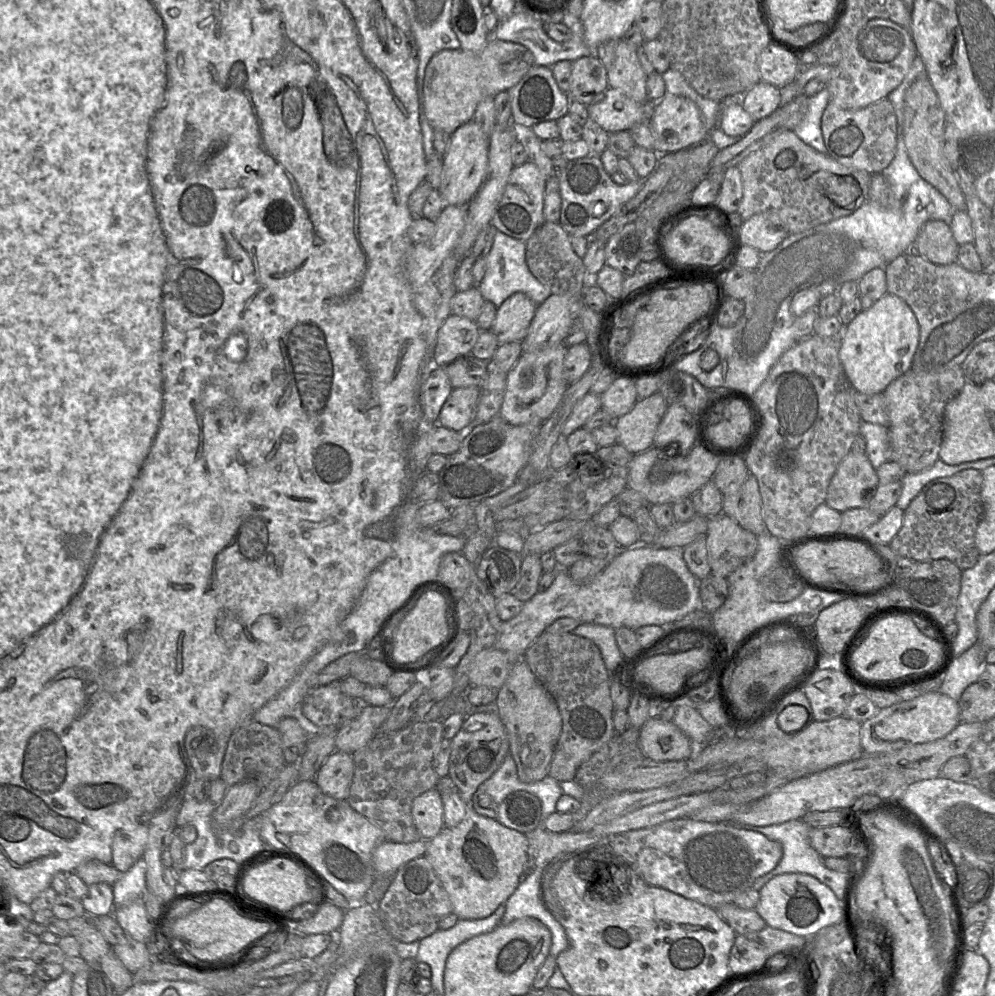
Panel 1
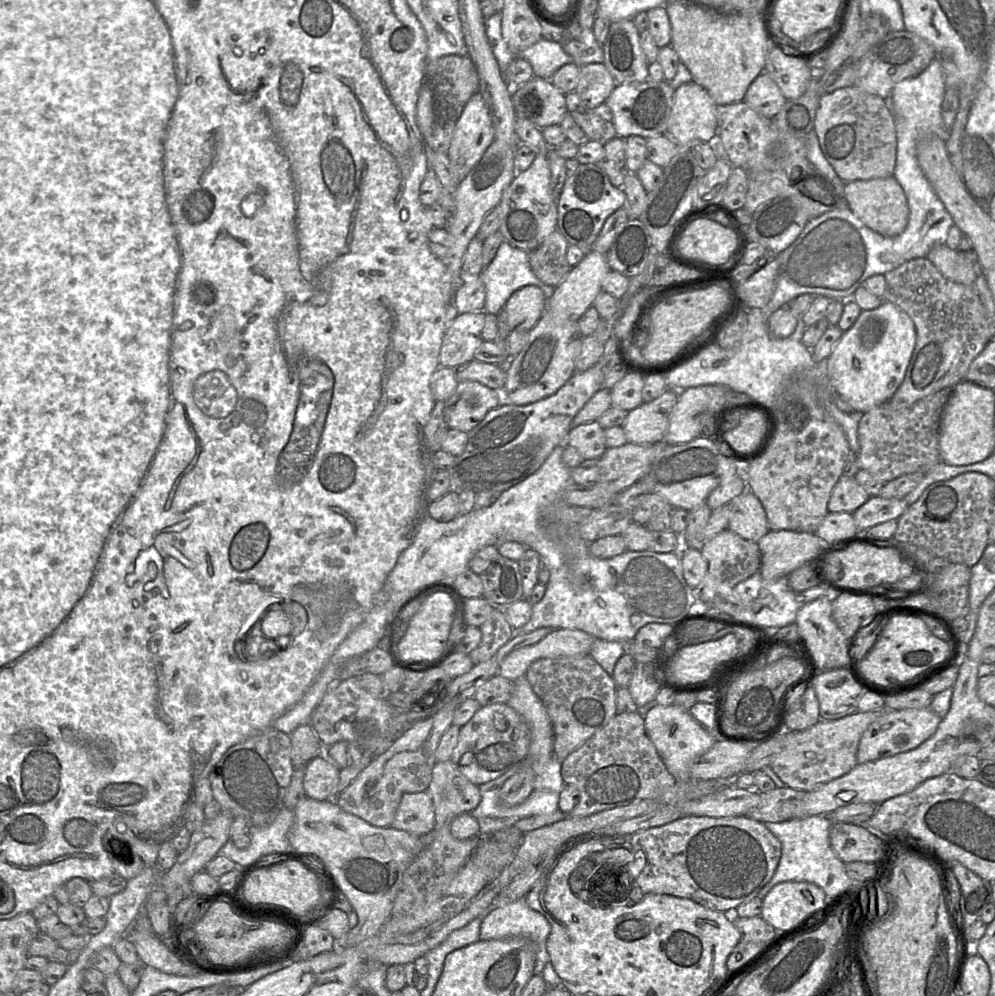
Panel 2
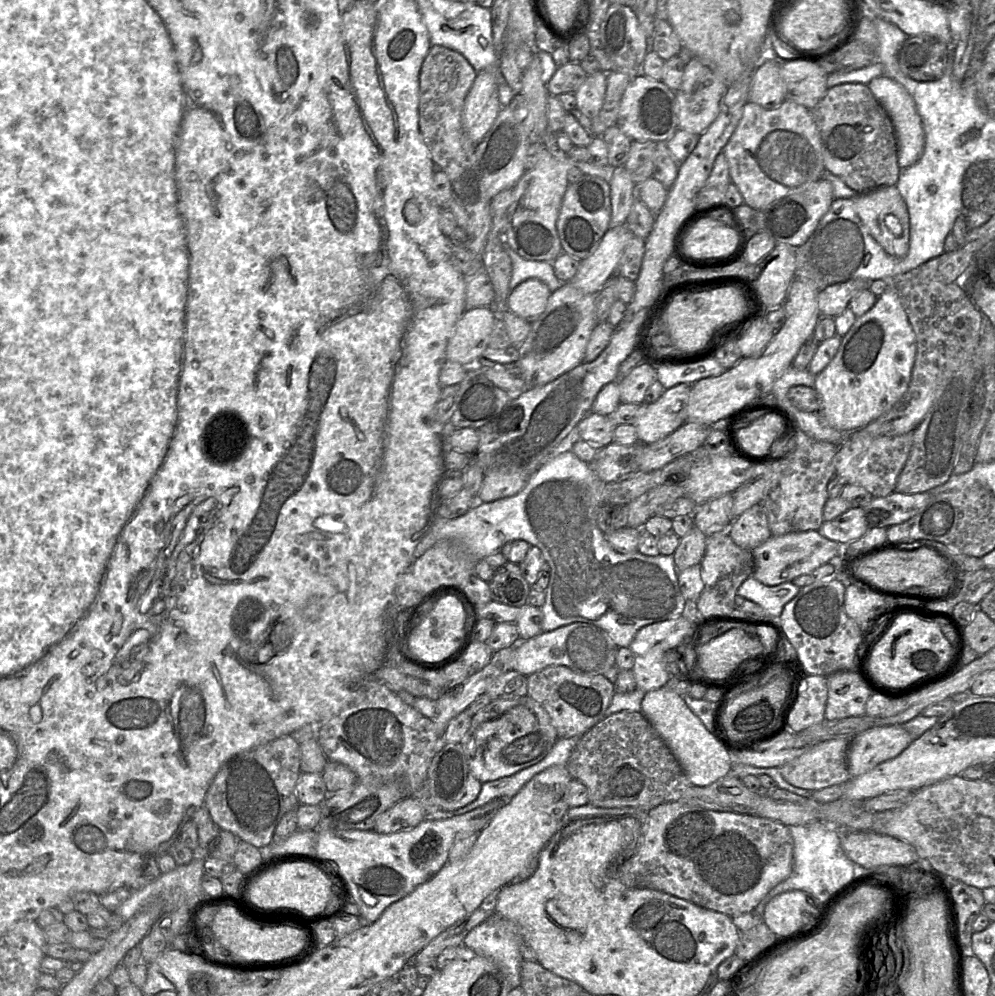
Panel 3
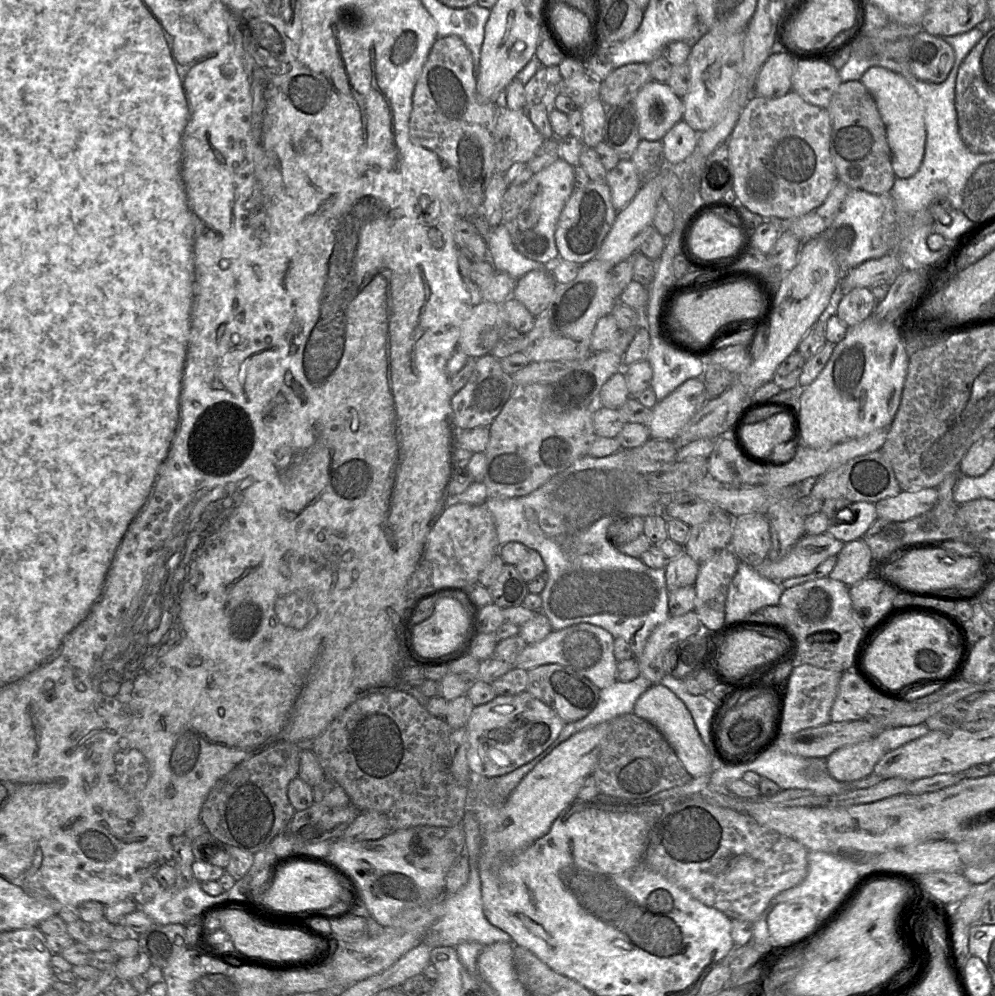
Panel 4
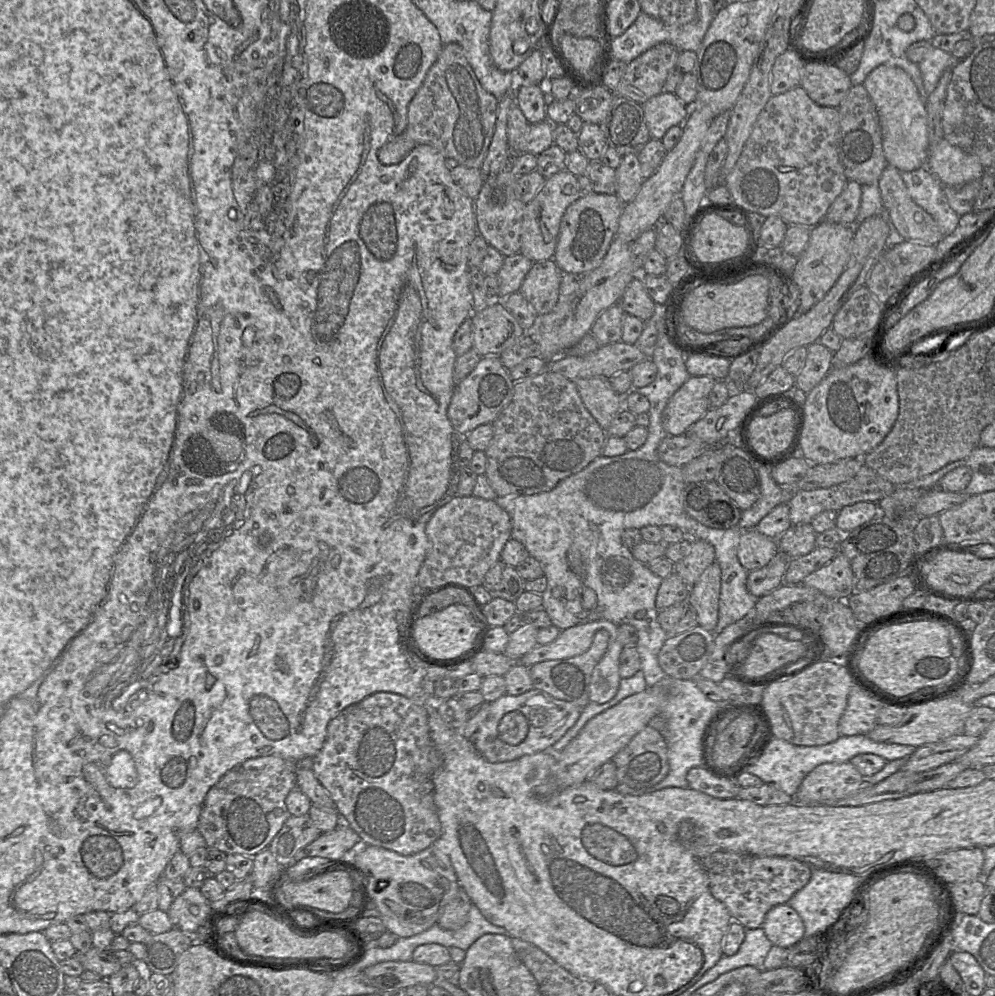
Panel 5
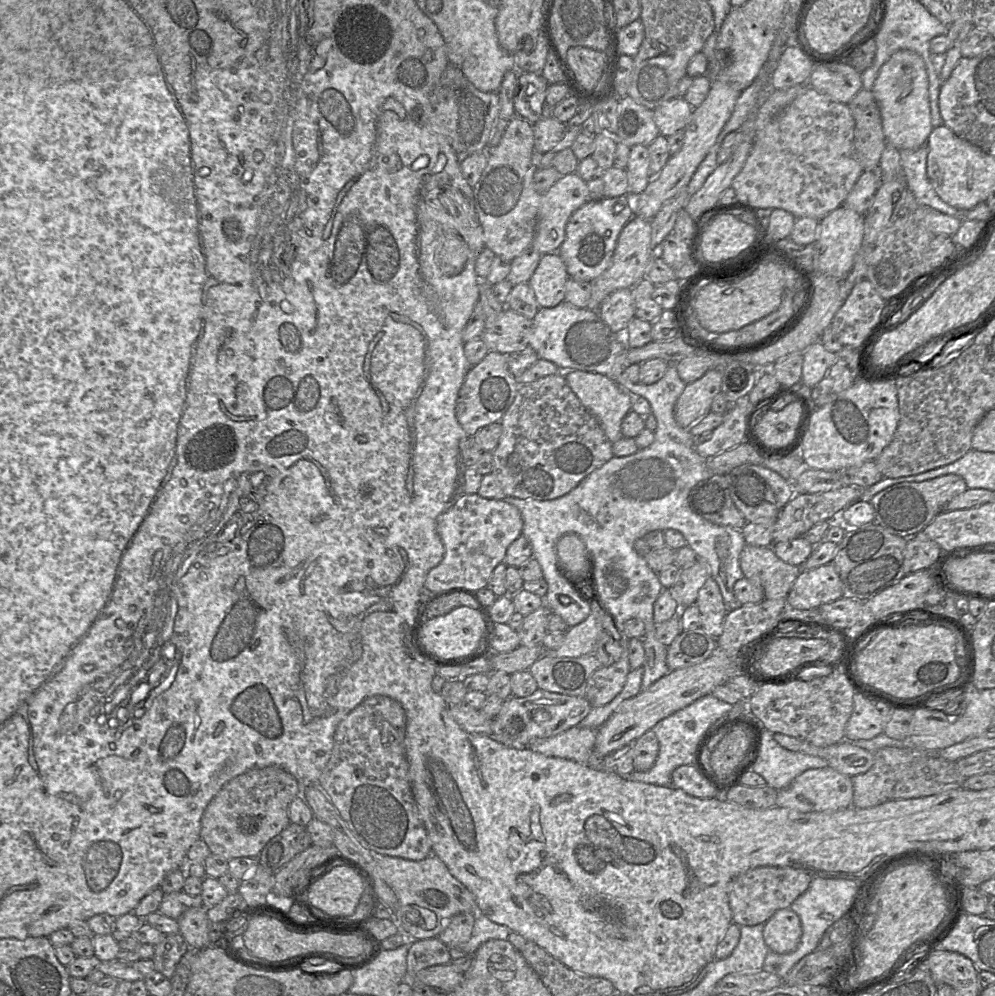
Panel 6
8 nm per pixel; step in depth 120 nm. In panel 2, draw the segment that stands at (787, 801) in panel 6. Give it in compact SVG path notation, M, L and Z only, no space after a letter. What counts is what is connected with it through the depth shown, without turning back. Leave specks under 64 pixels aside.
M930 707L886 711L863 732L857 749L857 763L875 761L918 747L936 732L941 720L942 717Z

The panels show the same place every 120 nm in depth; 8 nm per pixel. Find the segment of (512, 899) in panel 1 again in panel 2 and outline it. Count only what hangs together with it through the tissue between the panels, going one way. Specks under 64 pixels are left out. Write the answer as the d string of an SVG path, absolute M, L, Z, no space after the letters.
M521 897L512 903L491 911L483 918L480 926L479 940L500 940L510 937L524 937L537 947L537 961L534 974L541 973L549 963L546 941L551 926L547 919L532 910Z

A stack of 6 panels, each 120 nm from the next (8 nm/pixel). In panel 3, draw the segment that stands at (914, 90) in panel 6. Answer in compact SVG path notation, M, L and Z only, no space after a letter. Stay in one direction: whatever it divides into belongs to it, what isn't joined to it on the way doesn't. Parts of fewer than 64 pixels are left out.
M885 75L872 79L867 86L892 121L897 139L897 158L900 169L912 166L922 156L925 144L923 124L912 96L901 84Z

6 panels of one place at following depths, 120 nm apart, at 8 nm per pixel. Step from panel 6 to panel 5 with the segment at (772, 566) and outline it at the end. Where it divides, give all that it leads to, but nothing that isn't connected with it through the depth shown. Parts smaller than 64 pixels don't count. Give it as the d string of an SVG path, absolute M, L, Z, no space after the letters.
M756 529L742 531L737 556L747 571L751 572L764 567L777 552L777 539L770 538Z

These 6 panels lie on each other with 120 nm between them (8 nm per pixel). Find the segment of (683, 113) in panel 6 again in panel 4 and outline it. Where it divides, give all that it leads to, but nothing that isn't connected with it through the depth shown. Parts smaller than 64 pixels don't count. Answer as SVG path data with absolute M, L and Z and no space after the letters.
M651 80L631 102L638 119L641 139L661 141L667 132L683 118L683 101L667 83Z

